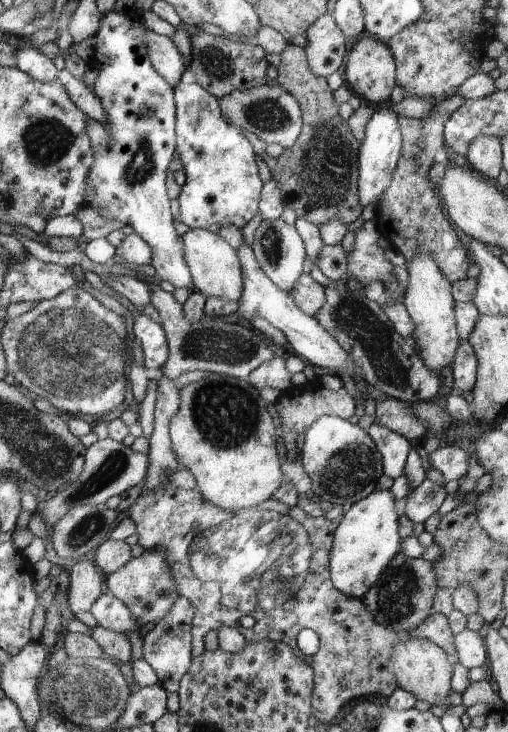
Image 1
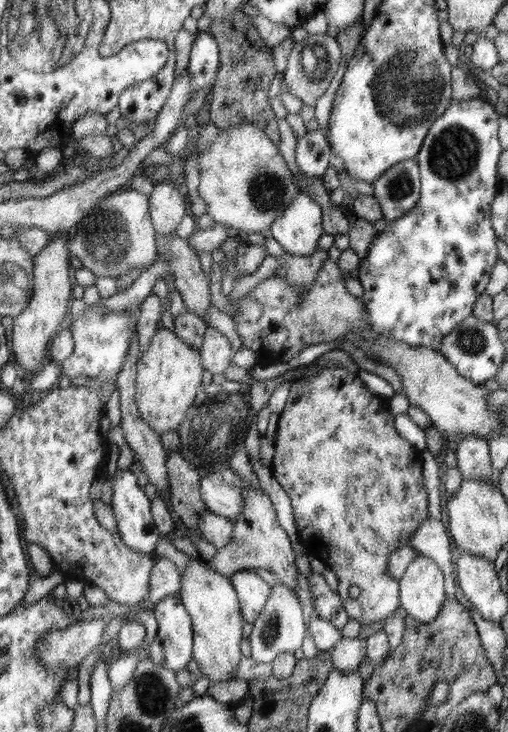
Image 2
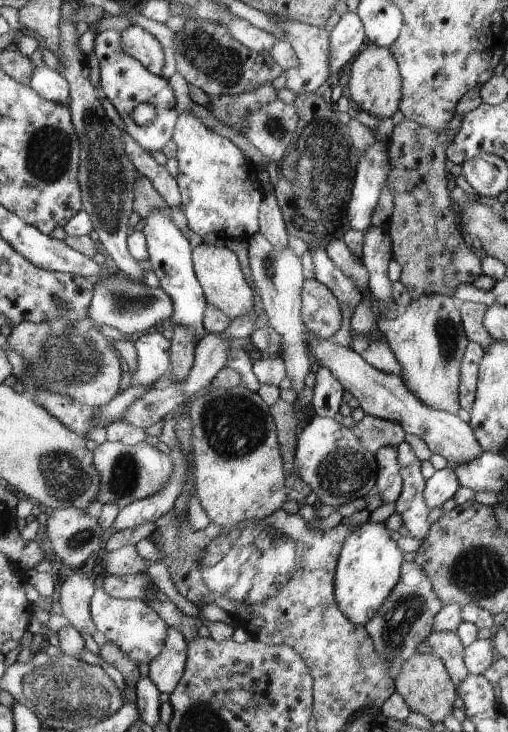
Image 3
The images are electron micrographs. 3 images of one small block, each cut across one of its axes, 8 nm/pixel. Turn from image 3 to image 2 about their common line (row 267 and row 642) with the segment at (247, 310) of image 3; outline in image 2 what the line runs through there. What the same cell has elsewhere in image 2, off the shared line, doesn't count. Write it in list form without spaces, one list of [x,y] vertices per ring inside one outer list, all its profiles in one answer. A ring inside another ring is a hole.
[[[188,554],[188,565],[181,573],[180,590],[176,594],[180,601],[184,602],[184,606],[191,614],[191,620],[195,624],[195,659],[200,668],[199,676],[208,676],[210,682],[216,682],[230,678],[232,670],[236,668],[238,660],[242,658],[240,652],[240,640],[242,640],[242,609],[238,606],[238,592],[235,590],[231,579],[218,573],[211,567],[211,562],[202,555],[191,556]]]

